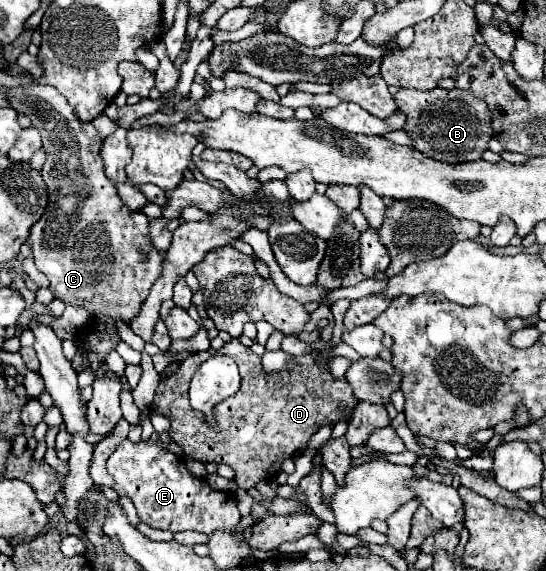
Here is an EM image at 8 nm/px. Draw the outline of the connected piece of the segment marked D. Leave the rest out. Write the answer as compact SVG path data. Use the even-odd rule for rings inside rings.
M319 336L319 340L311 344L313 352L295 358L295 366L289 366L289 370L283 372L267 374L261 366L261 358L253 354L251 348L245 348L238 338L232 338L216 354L226 355L237 364L241 388L235 392L235 396L225 398L213 408L217 426L207 424L205 416L193 410L187 398L191 379L200 365L212 356L210 351L189 355L175 374L163 378L157 386L151 410L171 420L169 436L183 448L185 456L203 464L227 464L235 472L235 484L249 490L257 482L267 480L267 474L277 474L285 458L305 450L311 436L323 424L335 426L339 420L343 420L345 414L341 408L353 410L357 406L359 400L353 396L347 380L333 378L327 368L329 344L331 342L325 342Z

